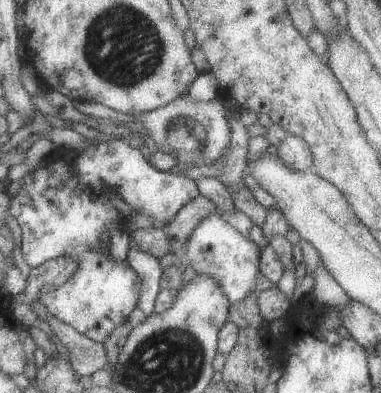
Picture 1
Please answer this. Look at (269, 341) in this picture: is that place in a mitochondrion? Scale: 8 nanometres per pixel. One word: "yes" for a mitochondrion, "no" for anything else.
no

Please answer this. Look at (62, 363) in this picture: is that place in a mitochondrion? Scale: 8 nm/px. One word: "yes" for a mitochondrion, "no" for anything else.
no

